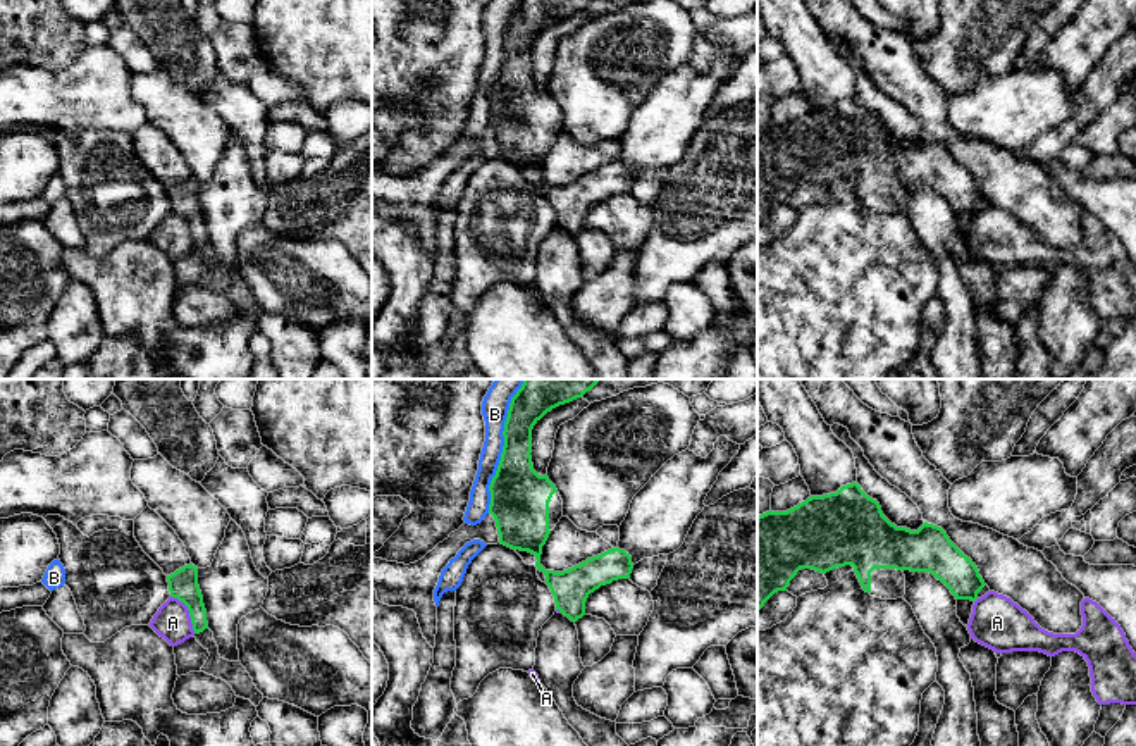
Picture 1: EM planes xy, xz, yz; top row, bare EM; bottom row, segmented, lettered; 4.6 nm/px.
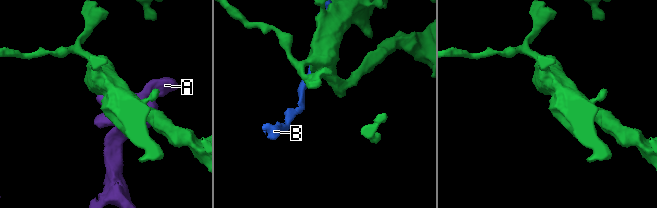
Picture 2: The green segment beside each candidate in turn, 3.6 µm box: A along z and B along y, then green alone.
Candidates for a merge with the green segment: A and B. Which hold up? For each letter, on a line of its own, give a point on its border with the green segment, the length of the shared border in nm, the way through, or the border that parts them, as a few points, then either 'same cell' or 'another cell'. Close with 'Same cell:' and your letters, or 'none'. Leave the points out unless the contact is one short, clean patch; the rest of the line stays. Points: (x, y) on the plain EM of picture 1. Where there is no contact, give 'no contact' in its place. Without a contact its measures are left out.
A: xy (190, 226) | 220 nm | along xy (171, 209), (186, 221), (195, 247) | another cell
B: xz (503, 64) | 600 nm | another cell
Same cell: none

